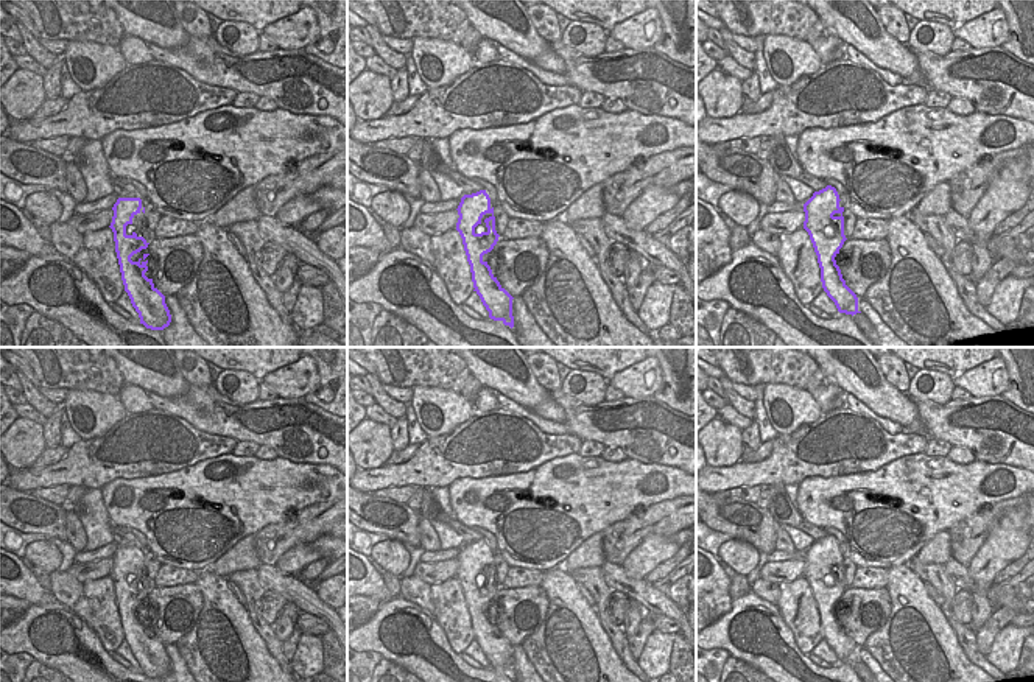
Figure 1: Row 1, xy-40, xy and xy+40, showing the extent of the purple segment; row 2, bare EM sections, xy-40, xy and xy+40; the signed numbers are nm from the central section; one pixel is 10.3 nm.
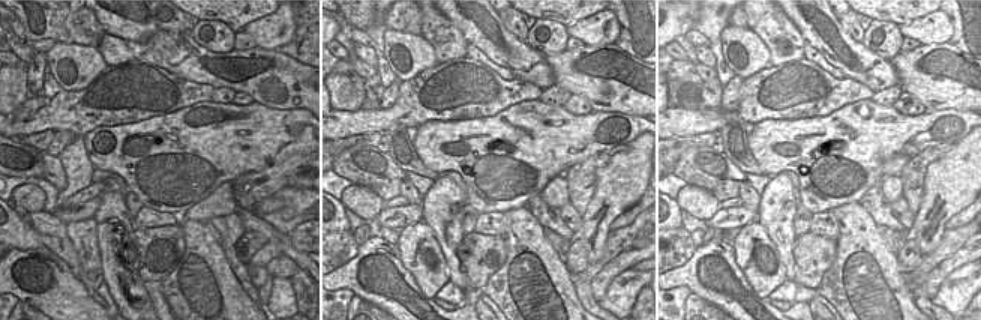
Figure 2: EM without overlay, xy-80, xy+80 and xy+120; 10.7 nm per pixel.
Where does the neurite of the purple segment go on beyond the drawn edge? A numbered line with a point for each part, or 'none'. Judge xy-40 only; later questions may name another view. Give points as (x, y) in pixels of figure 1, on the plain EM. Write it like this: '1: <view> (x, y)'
1: xy-40 (139, 570)

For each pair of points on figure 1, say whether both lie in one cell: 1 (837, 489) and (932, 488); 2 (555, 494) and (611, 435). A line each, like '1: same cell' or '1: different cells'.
1: same cell
2: different cells

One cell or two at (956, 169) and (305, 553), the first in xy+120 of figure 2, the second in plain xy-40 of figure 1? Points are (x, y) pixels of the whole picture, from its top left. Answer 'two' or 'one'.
one

